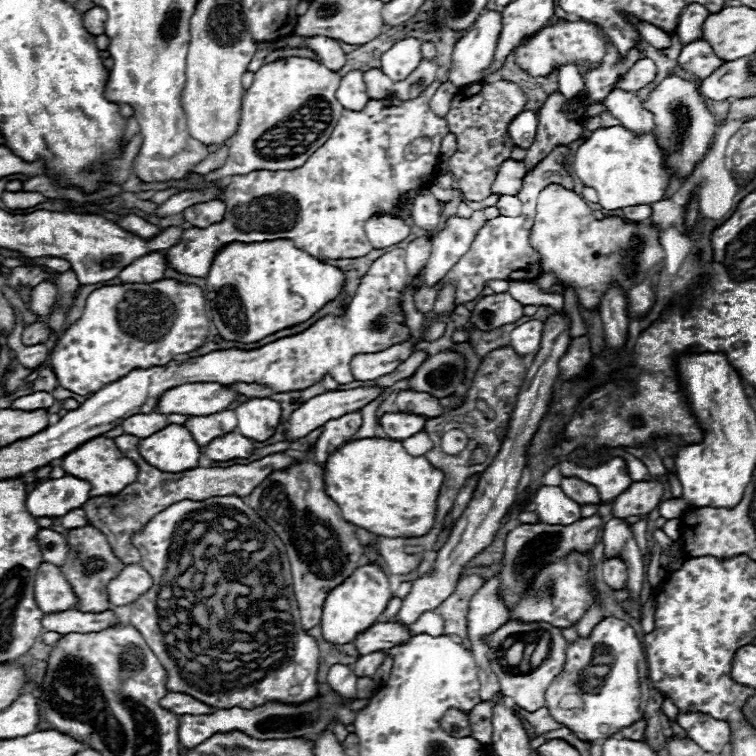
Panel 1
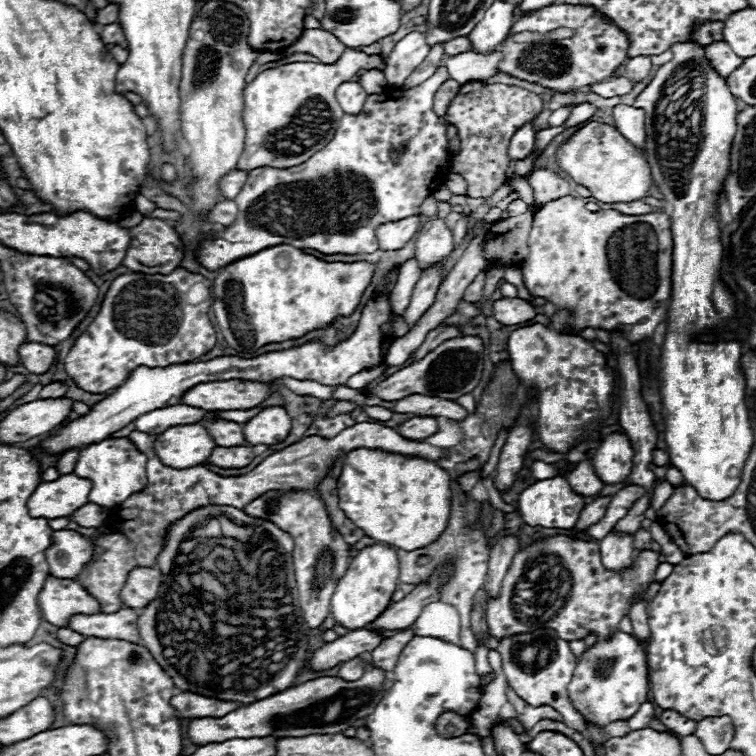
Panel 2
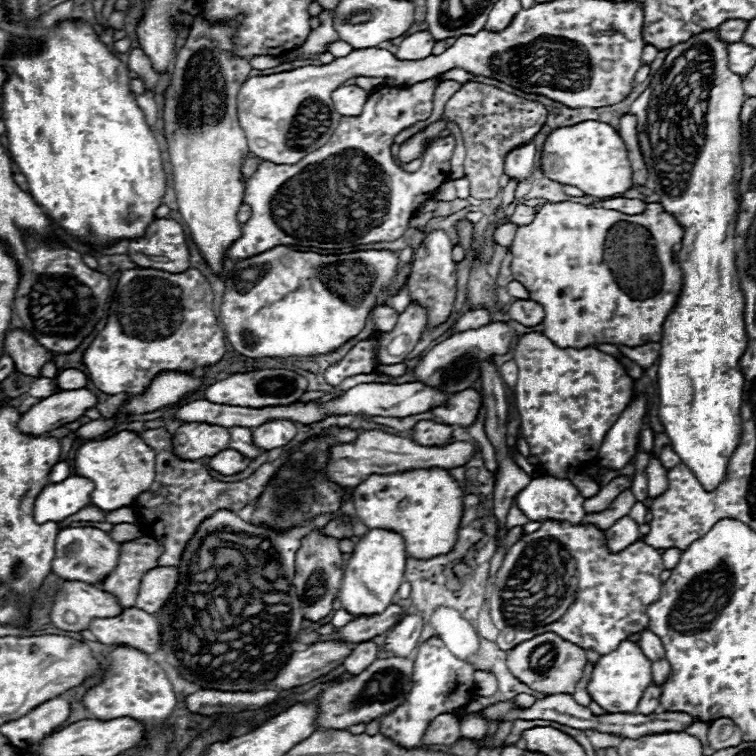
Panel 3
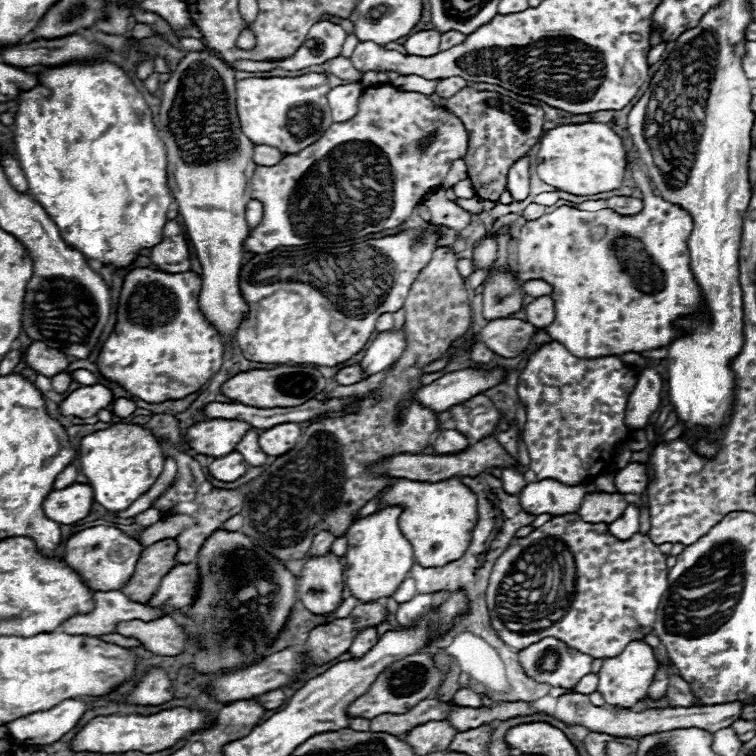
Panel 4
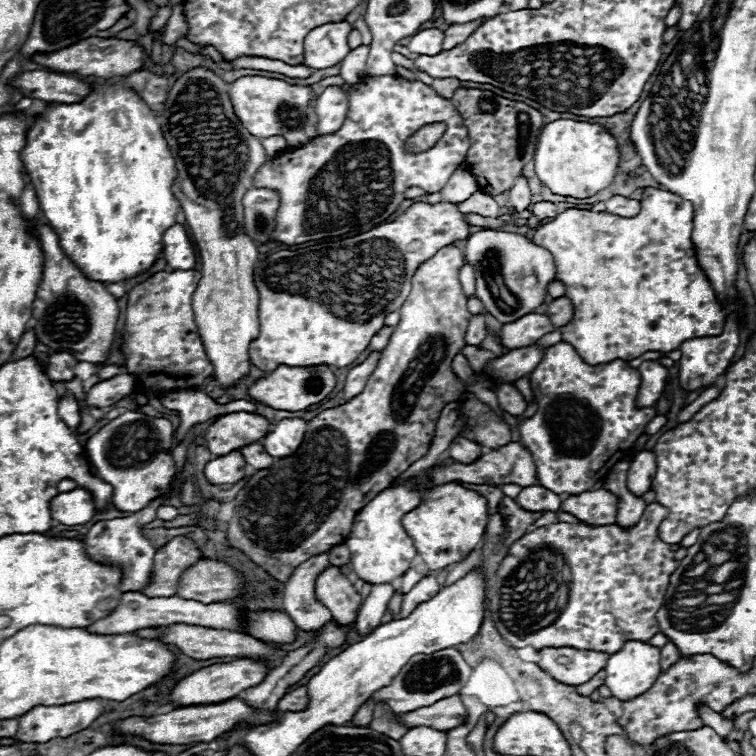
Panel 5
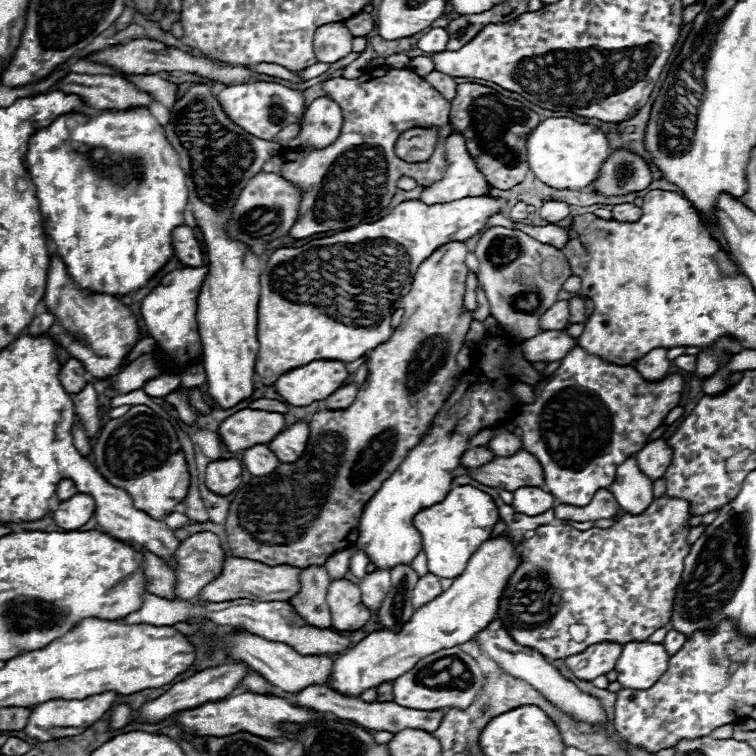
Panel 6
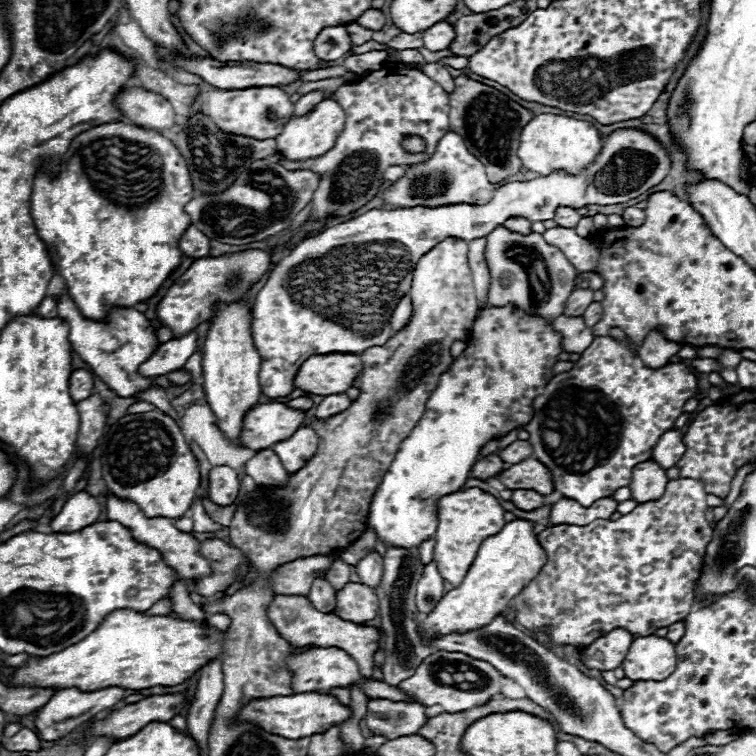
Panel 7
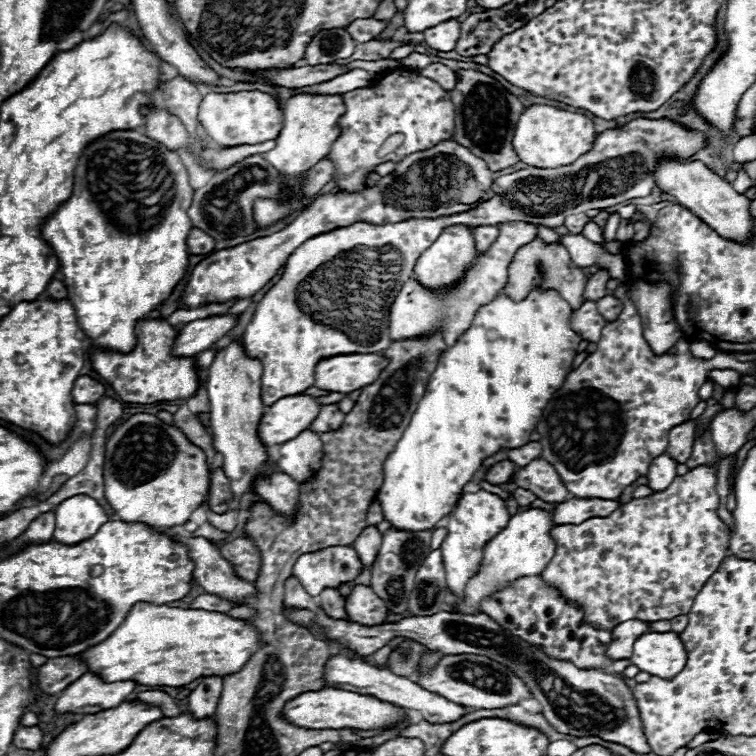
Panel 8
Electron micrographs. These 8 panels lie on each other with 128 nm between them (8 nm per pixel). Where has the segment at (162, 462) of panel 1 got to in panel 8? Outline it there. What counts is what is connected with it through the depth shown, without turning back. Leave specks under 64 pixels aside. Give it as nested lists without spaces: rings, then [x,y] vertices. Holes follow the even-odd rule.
[[[286,396],[268,406],[258,424],[258,438],[264,446],[284,444],[306,430],[318,416],[320,406],[312,396]]]

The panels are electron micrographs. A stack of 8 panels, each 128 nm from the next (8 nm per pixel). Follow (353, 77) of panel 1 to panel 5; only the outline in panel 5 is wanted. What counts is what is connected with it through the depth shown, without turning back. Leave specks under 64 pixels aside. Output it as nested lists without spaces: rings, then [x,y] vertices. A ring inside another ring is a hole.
[[[340,86],[326,88],[316,100],[316,114],[318,134],[336,132],[348,114],[348,92],[344,92]]]

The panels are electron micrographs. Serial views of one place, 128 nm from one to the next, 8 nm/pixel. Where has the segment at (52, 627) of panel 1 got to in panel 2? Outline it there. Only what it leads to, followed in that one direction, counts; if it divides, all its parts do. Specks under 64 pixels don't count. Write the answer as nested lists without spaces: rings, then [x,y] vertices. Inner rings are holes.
[[[120,608],[112,614],[74,614],[68,620],[70,630],[82,636],[96,636],[96,638],[118,638],[128,642],[140,642],[138,626],[136,626],[138,612],[134,608]]]

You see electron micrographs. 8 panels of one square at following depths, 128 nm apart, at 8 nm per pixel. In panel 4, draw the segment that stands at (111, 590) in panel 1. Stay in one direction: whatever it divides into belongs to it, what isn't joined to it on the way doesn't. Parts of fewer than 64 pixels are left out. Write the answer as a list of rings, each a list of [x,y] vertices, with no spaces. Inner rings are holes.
[[[178,564],[162,580],[156,594],[150,598],[148,606],[162,608],[166,614],[186,608],[192,602],[198,584],[198,566],[196,564]]]

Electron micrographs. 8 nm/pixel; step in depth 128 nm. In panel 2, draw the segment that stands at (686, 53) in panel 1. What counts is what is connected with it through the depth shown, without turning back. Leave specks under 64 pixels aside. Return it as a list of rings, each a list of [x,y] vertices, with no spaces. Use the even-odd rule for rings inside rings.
[[[712,42],[704,46],[704,58],[708,58],[708,62],[712,62],[712,68],[720,74],[720,76],[728,76],[730,72],[734,72],[738,68],[738,64],[742,64],[742,58],[738,58],[730,46],[726,42]]]

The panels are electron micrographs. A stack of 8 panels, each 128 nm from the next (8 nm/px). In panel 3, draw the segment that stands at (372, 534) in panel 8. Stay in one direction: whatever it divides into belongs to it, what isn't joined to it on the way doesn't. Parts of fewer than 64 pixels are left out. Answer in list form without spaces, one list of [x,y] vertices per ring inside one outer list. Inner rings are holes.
[[[360,642],[350,656],[346,656],[344,660],[344,668],[348,674],[360,674],[362,670],[366,670],[378,654],[378,646],[374,642]]]

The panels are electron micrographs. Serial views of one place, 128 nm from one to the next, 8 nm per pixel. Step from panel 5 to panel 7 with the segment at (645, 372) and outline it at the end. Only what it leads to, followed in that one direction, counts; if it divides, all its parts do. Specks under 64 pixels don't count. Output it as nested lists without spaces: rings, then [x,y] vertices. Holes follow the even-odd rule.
[[[652,332],[644,344],[640,346],[638,350],[638,356],[640,360],[648,366],[648,368],[660,368],[660,366],[666,366],[670,362],[670,358],[680,350],[680,344],[674,344],[674,342],[668,342],[662,334],[658,332]]]

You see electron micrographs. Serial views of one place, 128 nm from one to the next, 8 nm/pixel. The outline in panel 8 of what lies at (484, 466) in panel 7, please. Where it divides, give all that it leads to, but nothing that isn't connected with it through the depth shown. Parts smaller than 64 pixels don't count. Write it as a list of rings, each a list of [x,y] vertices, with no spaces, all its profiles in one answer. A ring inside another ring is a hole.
[[[502,460],[500,464],[494,464],[492,468],[488,468],[484,480],[490,482],[490,484],[506,484],[506,482],[510,482],[514,470],[516,470],[516,464],[514,462]]]

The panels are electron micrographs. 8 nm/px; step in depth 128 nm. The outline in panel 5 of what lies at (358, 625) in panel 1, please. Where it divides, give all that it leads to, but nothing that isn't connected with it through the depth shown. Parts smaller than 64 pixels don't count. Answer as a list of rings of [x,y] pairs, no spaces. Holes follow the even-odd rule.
[[[422,474],[400,486],[386,488],[372,502],[368,502],[368,506],[364,506],[364,510],[360,510],[360,514],[356,516],[356,522],[352,524],[352,534],[348,534],[348,540],[344,544],[350,550],[350,566],[360,580],[374,586],[394,582],[404,572],[408,572],[410,562],[416,556],[416,548],[402,526],[402,516],[420,504],[420,494],[414,490],[416,484],[422,484],[426,488],[432,486],[426,474]]]

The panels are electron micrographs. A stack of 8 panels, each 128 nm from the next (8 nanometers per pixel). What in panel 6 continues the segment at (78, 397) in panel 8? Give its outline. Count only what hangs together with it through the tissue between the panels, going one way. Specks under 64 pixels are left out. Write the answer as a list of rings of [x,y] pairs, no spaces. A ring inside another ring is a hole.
[[[70,358],[66,364],[62,364],[60,382],[62,382],[64,390],[66,392],[80,392],[86,384],[86,378],[82,374],[84,374],[84,366],[76,358]]]

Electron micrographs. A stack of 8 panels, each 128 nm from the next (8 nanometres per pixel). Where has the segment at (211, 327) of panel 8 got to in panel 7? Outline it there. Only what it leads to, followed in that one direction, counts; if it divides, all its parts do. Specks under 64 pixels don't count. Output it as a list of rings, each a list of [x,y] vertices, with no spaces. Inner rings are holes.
[[[196,332],[186,334],[178,340],[168,340],[156,348],[156,352],[138,368],[138,374],[144,378],[164,376],[172,370],[180,370],[184,362],[196,350]]]

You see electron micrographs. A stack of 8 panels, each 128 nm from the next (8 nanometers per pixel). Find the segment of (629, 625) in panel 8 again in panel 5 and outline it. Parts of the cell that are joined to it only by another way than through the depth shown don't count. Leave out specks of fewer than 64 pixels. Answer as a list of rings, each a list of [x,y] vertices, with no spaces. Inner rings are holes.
[[[540,648],[540,660],[536,662],[544,672],[552,674],[558,682],[568,686],[578,686],[588,682],[598,670],[606,666],[608,654],[576,648]]]

